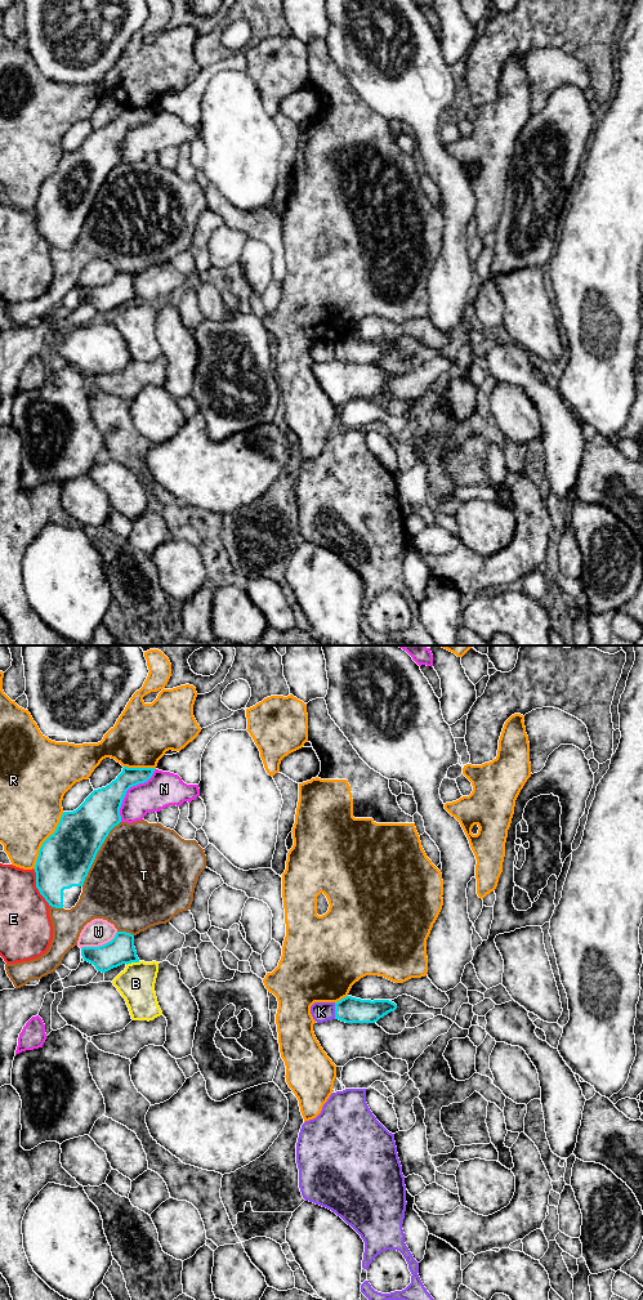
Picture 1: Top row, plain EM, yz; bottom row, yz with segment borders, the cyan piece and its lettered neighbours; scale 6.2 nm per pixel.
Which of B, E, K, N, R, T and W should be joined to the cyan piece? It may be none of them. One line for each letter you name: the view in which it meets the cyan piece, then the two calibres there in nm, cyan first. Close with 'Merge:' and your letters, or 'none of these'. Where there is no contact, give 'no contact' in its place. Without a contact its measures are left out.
Merge: none of these

